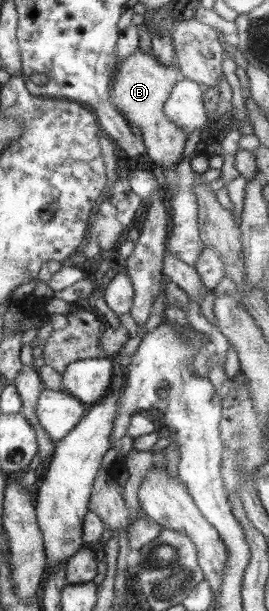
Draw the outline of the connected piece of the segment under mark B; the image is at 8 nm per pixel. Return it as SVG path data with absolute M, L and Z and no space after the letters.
M138 48L118 65L109 97L117 107L118 113L122 114L129 124L134 123L142 132L142 142L147 148L146 154L154 164L163 169L160 180L164 181L164 189L171 191L172 197L178 183L176 169L183 159L185 143L189 135L172 124L170 118L164 113L164 104L168 101L174 86L184 78L185 75L180 71L176 60L171 66L167 66L160 63L154 53L144 52Z

